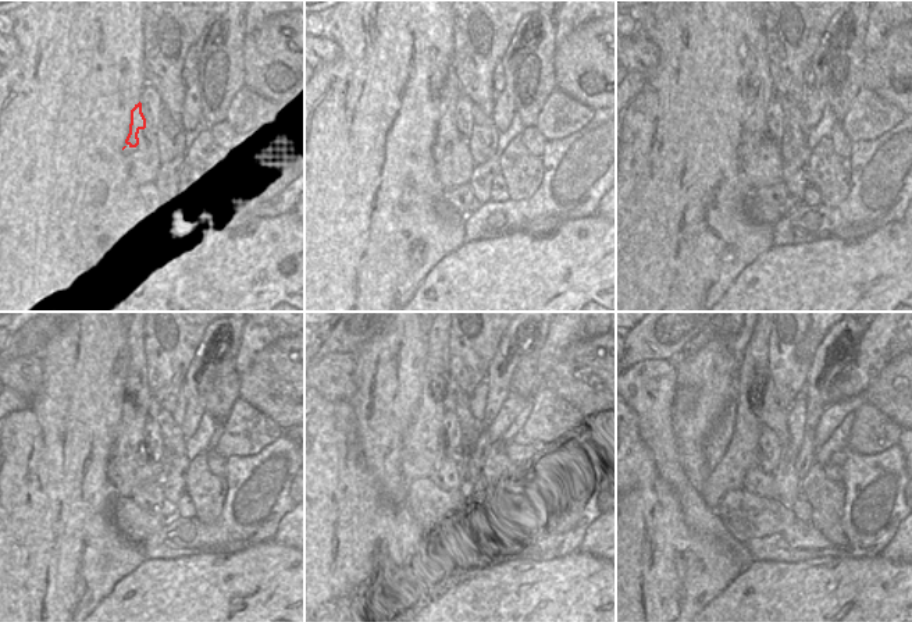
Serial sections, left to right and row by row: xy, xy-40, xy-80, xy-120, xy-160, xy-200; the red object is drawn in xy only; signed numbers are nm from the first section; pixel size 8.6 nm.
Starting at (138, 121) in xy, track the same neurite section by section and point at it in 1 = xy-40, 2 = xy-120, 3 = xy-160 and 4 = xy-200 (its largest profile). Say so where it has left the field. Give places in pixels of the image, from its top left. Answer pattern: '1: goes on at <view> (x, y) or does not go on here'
1: goes on at xy-40 (451, 91)
2: goes on at xy-120 (142, 405)
3: goes on at xy-160 (455, 409)
4: goes on at xy-200 (766, 408)

